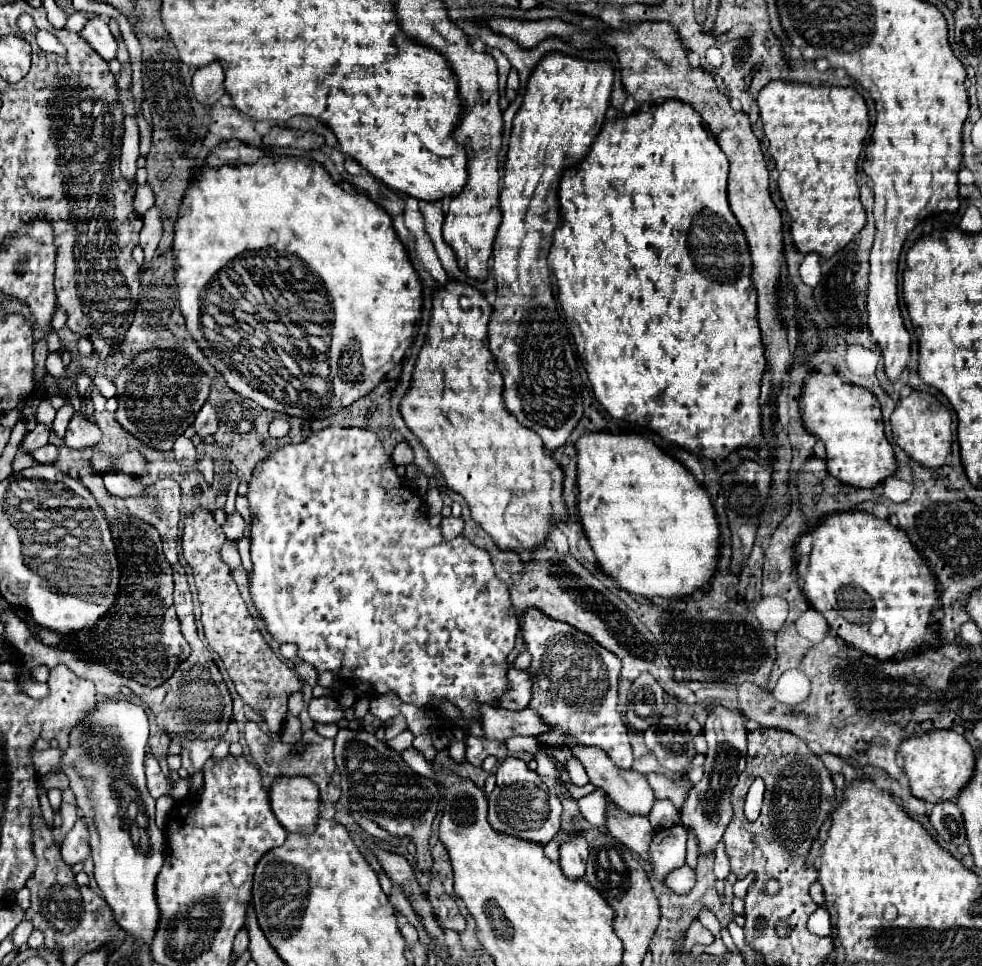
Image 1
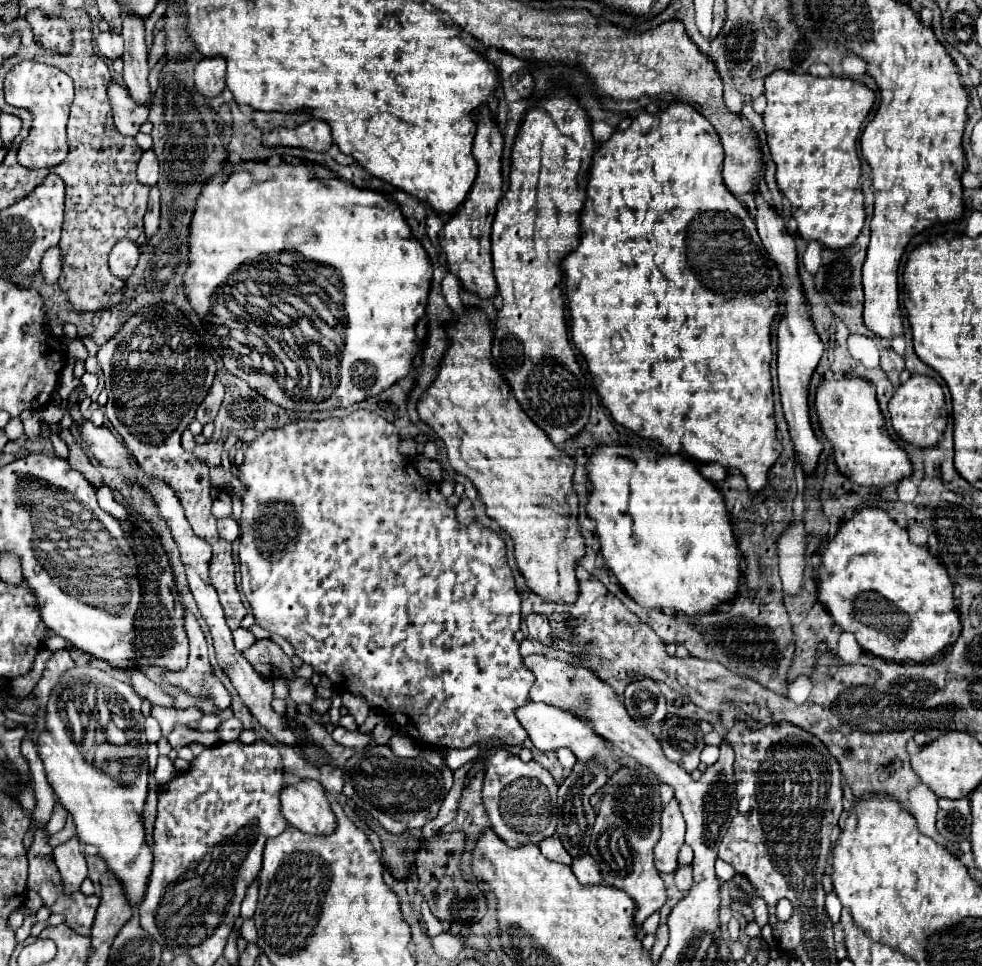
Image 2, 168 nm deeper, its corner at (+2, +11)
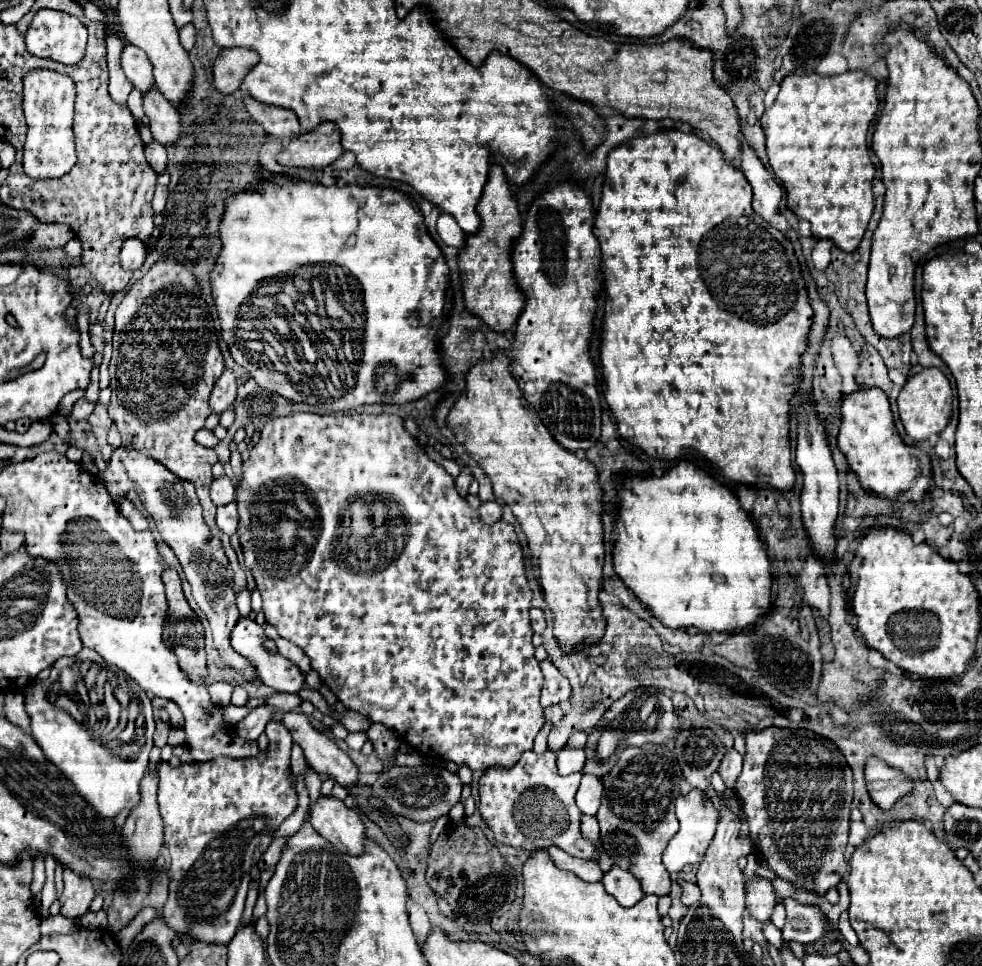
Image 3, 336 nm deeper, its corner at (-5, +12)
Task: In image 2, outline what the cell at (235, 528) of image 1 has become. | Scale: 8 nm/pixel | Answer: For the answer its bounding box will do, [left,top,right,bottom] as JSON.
[211,492,231,518]

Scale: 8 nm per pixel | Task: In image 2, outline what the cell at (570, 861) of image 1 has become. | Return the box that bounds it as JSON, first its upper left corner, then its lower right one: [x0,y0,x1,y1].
[573,856,605,884]

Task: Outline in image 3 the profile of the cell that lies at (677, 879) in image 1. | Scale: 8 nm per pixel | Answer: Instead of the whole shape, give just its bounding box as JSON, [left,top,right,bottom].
[682,883,700,905]

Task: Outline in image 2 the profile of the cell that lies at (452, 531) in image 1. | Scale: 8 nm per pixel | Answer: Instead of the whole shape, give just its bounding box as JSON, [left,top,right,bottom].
[455,498,475,524]

